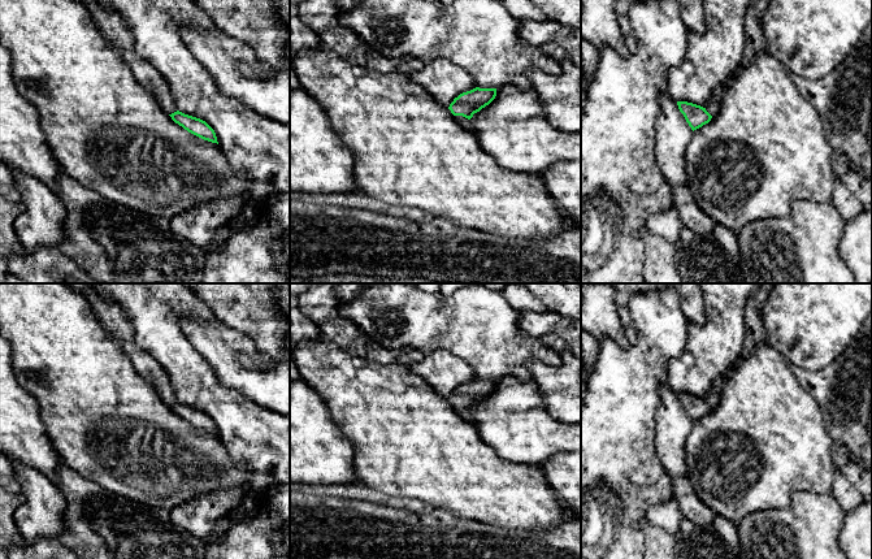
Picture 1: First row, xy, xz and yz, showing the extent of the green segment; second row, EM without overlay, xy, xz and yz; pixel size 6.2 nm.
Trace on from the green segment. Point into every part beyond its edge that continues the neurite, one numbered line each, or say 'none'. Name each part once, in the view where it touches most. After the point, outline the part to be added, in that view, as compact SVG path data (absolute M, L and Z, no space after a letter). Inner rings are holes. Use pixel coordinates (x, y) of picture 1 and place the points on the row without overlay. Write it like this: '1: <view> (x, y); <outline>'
1: xz (464, 414); M455 407L455 411L457 412L457 415L461 419L464 419L464 420L467 420L469 422L474 422L474 419L473 419L473 415L472 415L470 411L468 411L468 410L463 408L463 407Z

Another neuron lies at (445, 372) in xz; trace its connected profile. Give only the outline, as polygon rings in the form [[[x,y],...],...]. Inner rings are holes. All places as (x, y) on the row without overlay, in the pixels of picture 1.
[[[443,348],[408,367],[426,381],[439,396],[446,399],[460,385],[477,378],[473,368],[465,360]]]

